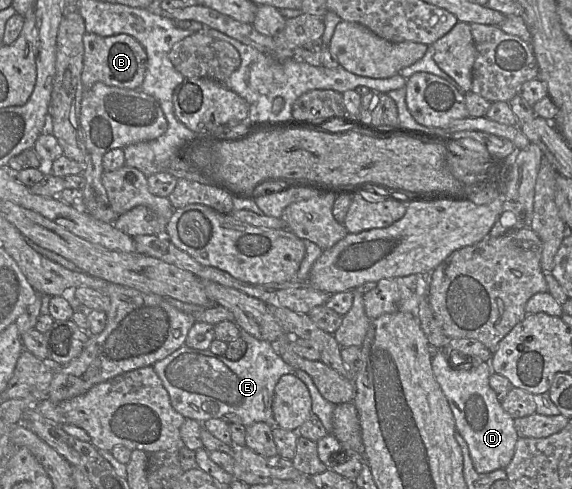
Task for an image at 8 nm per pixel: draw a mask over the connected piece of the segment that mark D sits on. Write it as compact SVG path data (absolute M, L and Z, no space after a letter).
M438 350L431 358L432 370L453 413L456 431L467 443L469 454L478 473L505 469L513 458L519 436L512 418L501 406L496 393L489 385L493 373L488 362L470 369L453 368L450 357Z

